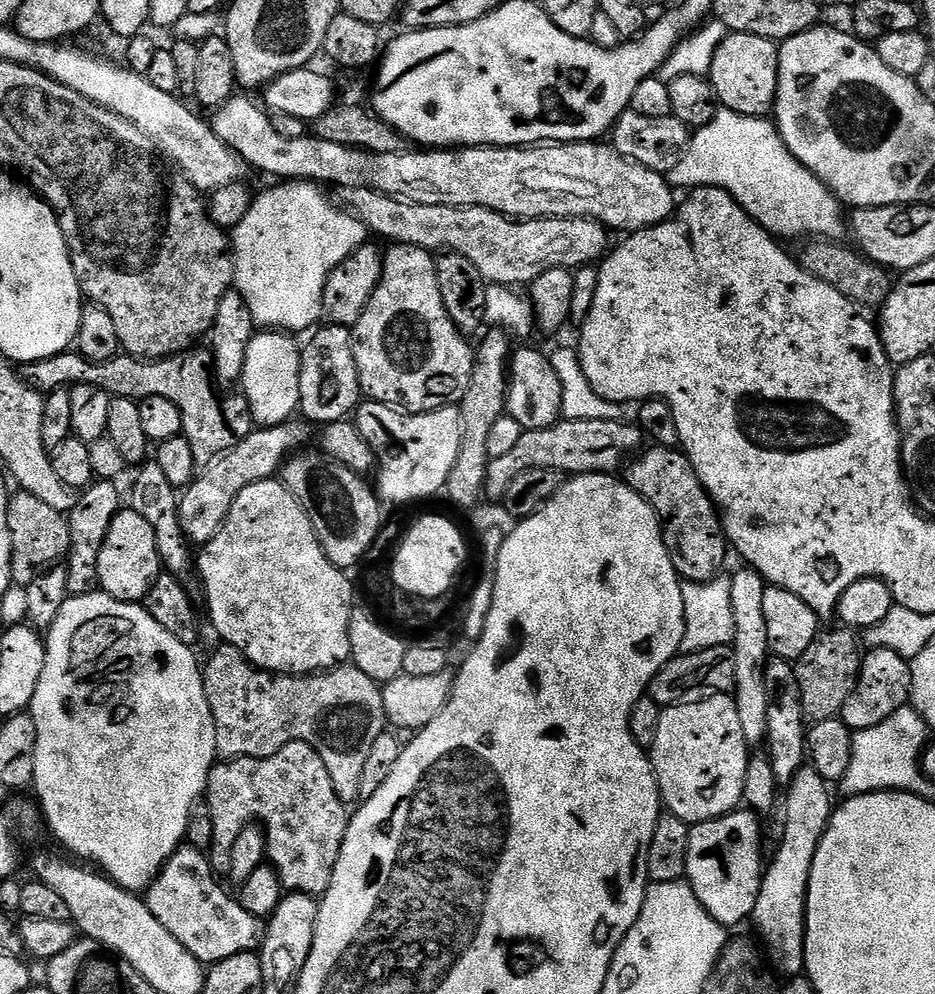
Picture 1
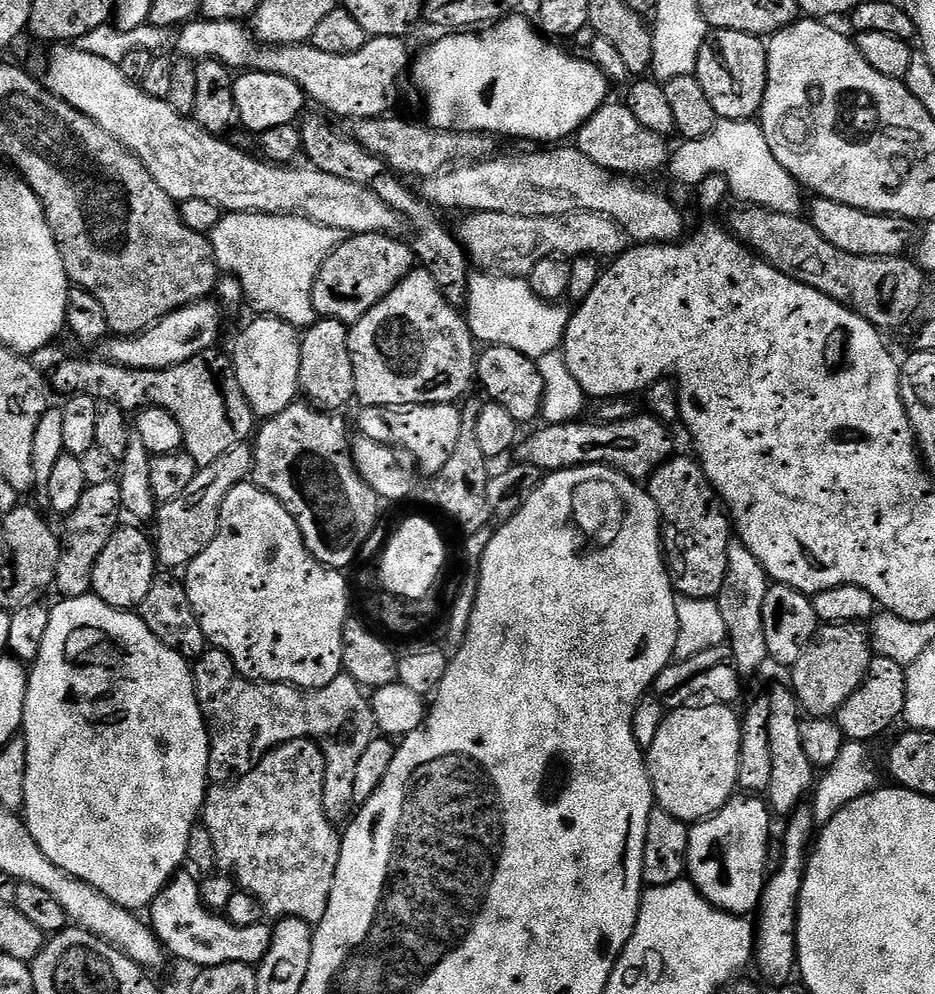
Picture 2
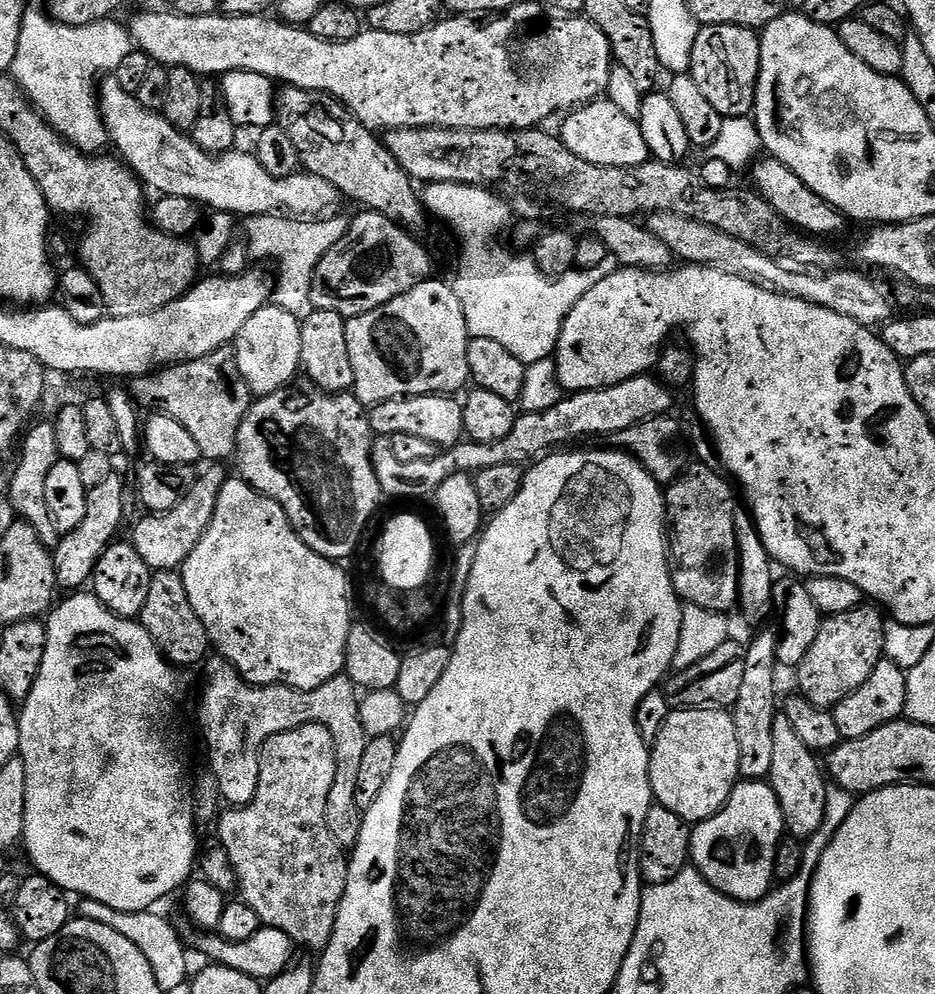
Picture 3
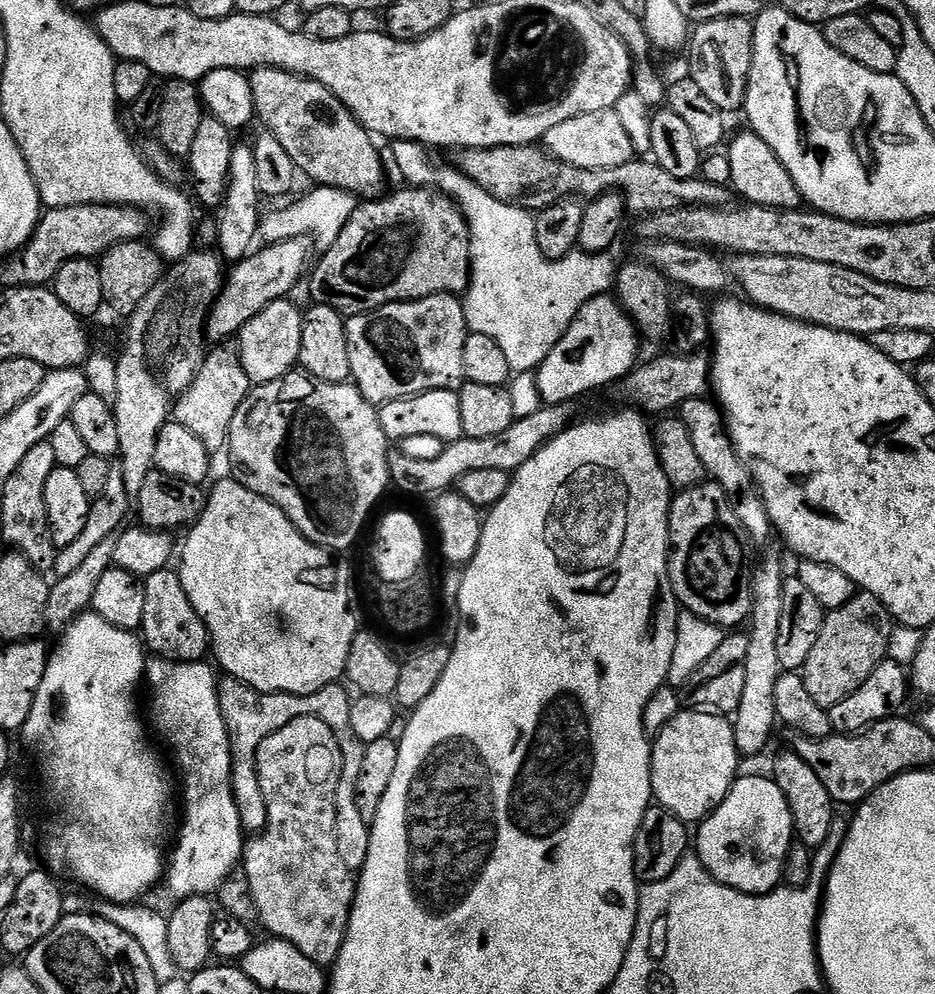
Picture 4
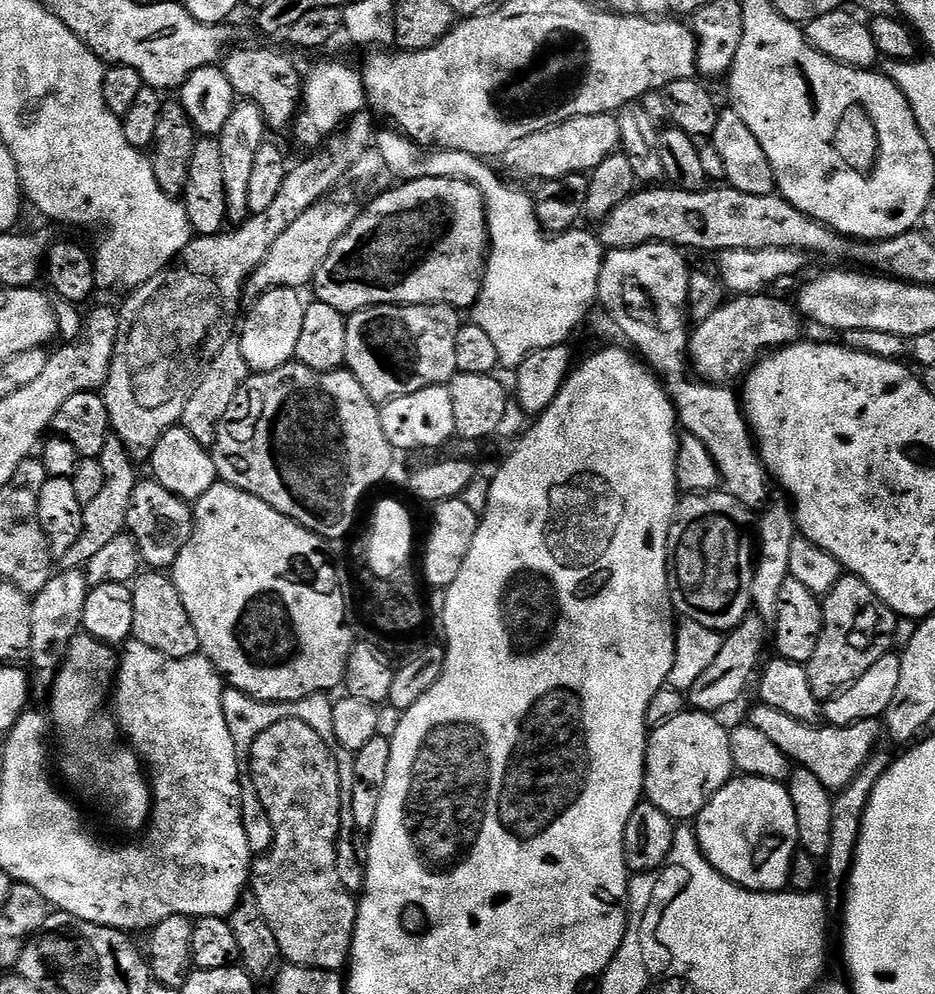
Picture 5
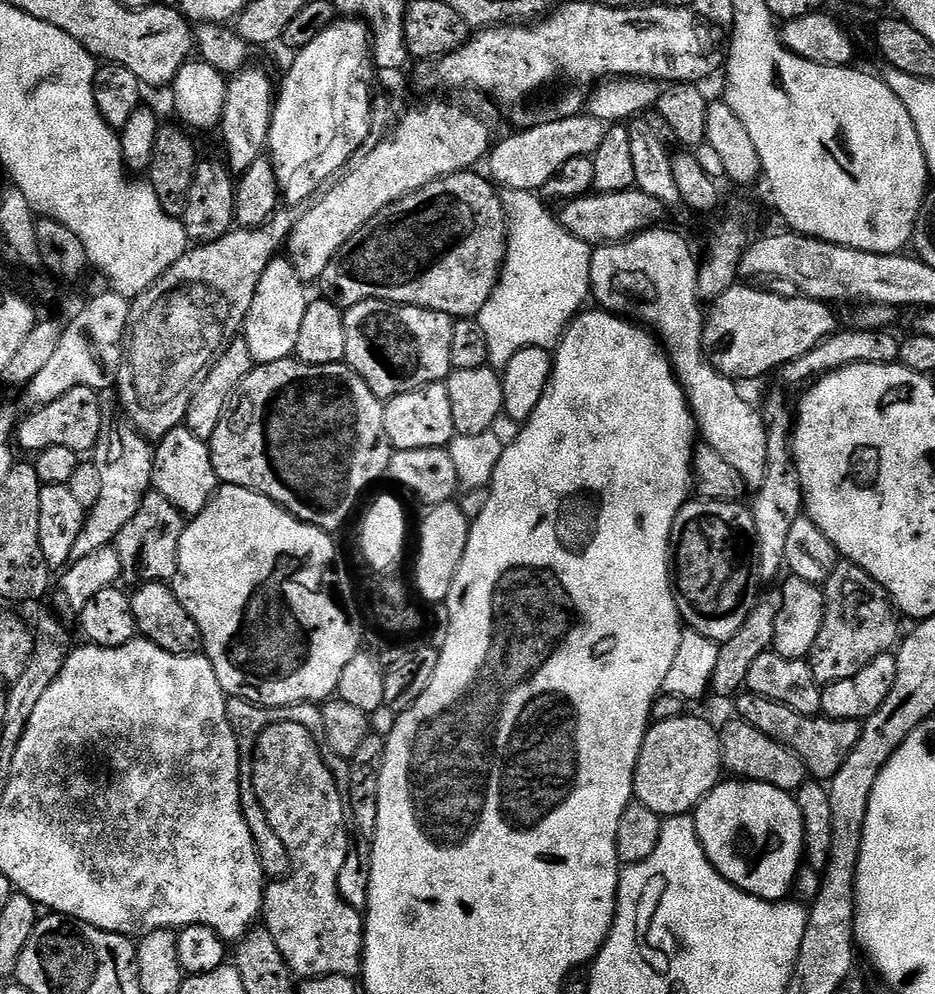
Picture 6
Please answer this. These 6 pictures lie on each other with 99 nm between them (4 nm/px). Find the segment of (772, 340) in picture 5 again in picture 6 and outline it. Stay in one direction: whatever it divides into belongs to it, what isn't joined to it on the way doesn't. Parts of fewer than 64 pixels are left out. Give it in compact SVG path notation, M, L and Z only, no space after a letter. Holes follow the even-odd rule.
M737 282L712 302L707 309L704 322L705 353L713 366L731 380L756 380L767 372L775 373L784 365L793 364L807 352L813 352L820 343L837 331L836 316L827 303L811 300L809 296L799 294L792 294L792 297L779 296L776 292L763 292L760 288L751 288L748 284L751 283Z

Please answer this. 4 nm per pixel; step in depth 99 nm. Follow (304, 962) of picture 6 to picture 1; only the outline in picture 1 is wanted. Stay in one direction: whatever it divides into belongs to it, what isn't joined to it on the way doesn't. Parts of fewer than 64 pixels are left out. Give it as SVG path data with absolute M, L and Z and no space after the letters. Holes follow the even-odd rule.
M302 742L286 744L282 750L278 750L278 754L265 760L238 758L213 764L208 779L206 807L210 818L214 818L214 842L210 849L213 872L227 873L234 838L238 838L238 834L242 834L249 824L257 822L262 825L267 838L267 861L276 869L283 887L287 891L306 893L313 898L326 893L341 854L350 814L347 805L341 802L333 789L325 762L318 758L310 745Z

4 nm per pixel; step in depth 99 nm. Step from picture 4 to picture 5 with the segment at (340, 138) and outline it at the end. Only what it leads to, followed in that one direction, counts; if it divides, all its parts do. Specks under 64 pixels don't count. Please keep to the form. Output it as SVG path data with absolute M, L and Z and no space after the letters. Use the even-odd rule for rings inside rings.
M233 47L222 61L225 74L230 78L237 97L257 104L264 115L265 125L272 128L293 127L302 97L302 72L284 52L276 48Z

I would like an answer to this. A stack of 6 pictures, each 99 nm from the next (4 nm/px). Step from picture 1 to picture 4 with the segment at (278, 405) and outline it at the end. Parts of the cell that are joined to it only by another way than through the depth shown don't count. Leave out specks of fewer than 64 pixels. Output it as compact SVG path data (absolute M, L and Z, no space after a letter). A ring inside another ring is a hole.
M291 299L276 300L256 315L238 334L237 349L243 369L253 385L276 381L291 371L299 361L303 313Z

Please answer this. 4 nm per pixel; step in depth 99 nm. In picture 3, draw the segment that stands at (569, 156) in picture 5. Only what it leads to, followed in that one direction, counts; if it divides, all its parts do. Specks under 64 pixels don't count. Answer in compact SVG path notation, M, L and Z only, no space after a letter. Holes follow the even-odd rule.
M597 98L591 104L569 111L563 120L564 125L558 129L560 141L564 143L566 150L570 150L570 154L582 158L582 162L629 168L642 166L650 159L637 117L622 114L622 110L618 110L618 106L614 106L614 102L607 98Z

